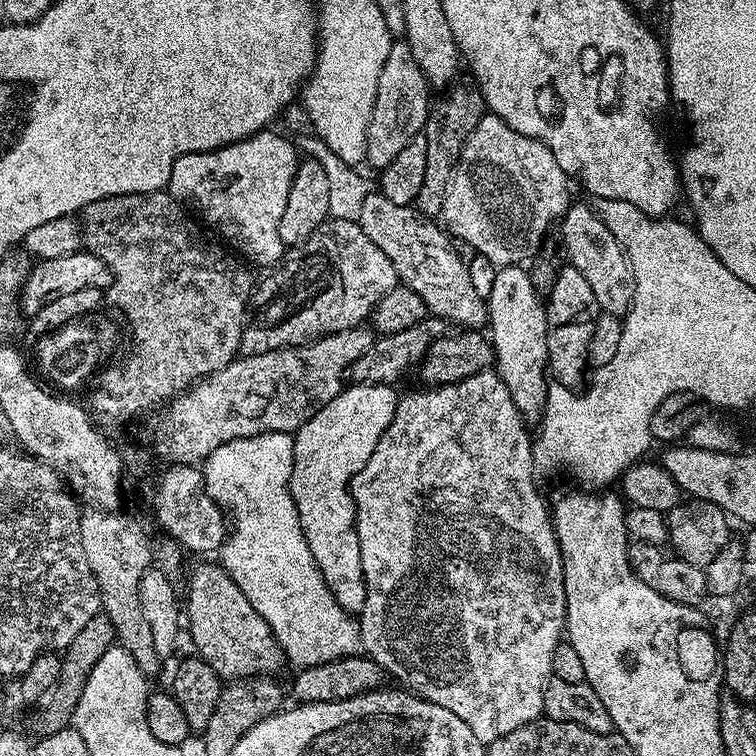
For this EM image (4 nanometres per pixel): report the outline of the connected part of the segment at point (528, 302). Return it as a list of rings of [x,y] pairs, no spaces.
[[[504,266],[496,273],[488,305],[487,327],[492,328],[490,339],[494,353],[494,368],[499,372],[514,406],[518,406],[525,421],[539,421],[544,411],[550,376],[548,373],[548,351],[546,334],[548,333],[548,313],[541,293],[534,290],[530,282],[528,268],[524,266]]]

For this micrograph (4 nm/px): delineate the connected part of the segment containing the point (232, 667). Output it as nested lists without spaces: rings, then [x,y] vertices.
[[[219,563],[196,564],[188,576],[188,610],[186,606],[186,632],[192,635],[195,655],[208,663],[225,681],[242,680],[245,676],[272,676],[286,661],[282,646],[272,636],[270,626],[250,606],[250,598],[238,590],[234,578]]]

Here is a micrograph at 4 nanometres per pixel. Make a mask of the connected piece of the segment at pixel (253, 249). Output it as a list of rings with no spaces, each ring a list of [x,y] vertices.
[[[272,131],[255,132],[253,136],[227,144],[213,152],[195,152],[178,158],[170,170],[166,189],[169,196],[173,196],[191,209],[201,221],[204,219],[210,227],[216,228],[217,234],[221,236],[219,239],[229,240],[233,244],[231,247],[249,265],[261,264],[264,270],[271,269],[282,256],[282,252],[279,252],[282,245],[278,234],[278,222],[282,222],[282,210],[286,210],[286,198],[290,194],[298,163],[296,148],[287,140],[289,137],[279,136]]]

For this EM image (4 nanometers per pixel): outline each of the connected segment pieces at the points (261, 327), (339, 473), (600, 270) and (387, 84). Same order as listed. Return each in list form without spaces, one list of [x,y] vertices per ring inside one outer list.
[[[327,219],[322,226],[318,226],[318,230],[314,230],[314,234],[310,234],[310,238],[306,238],[302,244],[295,245],[289,252],[292,253],[290,253],[289,256],[287,253],[287,255],[265,275],[269,276],[266,277],[261,284],[259,281],[259,283],[255,285],[254,291],[250,297],[250,315],[247,317],[244,329],[242,330],[242,338],[240,339],[240,352],[243,353],[243,355],[257,356],[258,354],[273,352],[279,348],[300,348],[303,344],[311,344],[312,341],[320,339],[321,336],[328,336],[332,332],[341,332],[342,330],[361,327],[361,325],[371,317],[375,310],[376,303],[398,285],[394,262],[390,262],[390,258],[386,258],[386,254],[382,254],[382,250],[378,250],[378,246],[374,246],[374,242],[370,242],[370,238],[366,238],[366,234],[362,234],[362,226],[355,219]]]
[[[353,383],[334,397],[294,433],[294,466],[288,489],[298,510],[310,554],[334,594],[338,606],[358,614],[366,602],[360,543],[356,533],[356,507],[352,501],[352,476],[370,462],[378,438],[390,426],[398,392],[391,384]]]
[[[569,203],[559,221],[558,233],[566,242],[567,263],[578,269],[582,278],[586,278],[590,290],[594,290],[601,313],[623,317],[634,298],[634,274],[623,246],[617,242],[614,234],[610,234],[610,230],[606,230],[606,222],[596,215],[595,207],[591,203]]]
[[[393,43],[390,54],[386,54],[386,66],[382,66],[382,74],[378,74],[378,94],[374,98],[374,110],[364,143],[364,159],[369,165],[372,163],[376,170],[390,166],[406,142],[423,133],[430,107],[428,92],[429,82],[422,74],[418,62],[414,62],[407,43]]]

